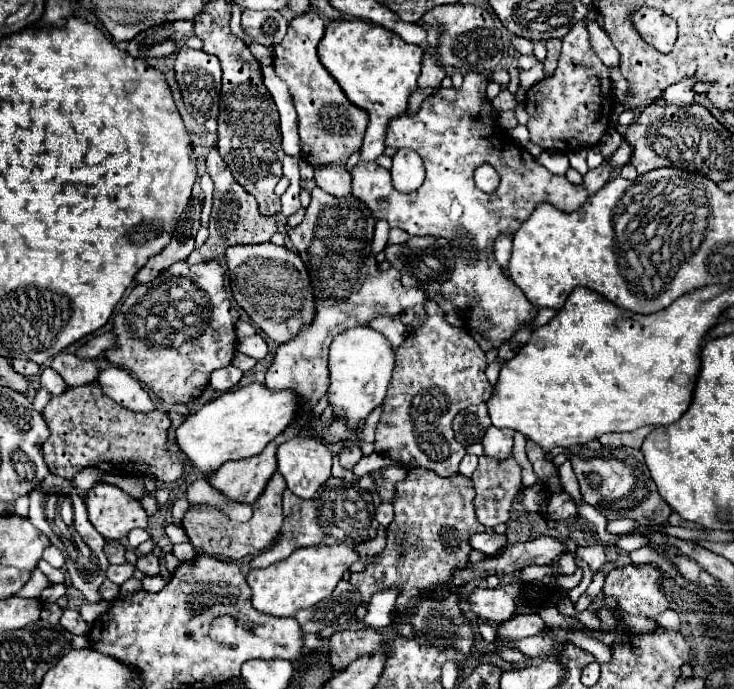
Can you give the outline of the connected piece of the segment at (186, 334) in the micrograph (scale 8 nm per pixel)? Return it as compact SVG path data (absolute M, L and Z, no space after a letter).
M186 261L174 263L162 271L152 283L132 287L130 295L118 307L116 317L116 345L106 351L106 359L122 369L128 369L140 383L144 383L156 397L166 403L188 403L198 399L210 383L212 371L228 367L238 347L234 333L238 311L230 303L224 289L224 269L218 261L204 261L188 265Z

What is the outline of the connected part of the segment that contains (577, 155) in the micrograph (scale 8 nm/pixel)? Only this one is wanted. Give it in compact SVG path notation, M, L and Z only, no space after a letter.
M586 149L572 151L568 157L570 157L570 167L574 167L580 175L584 175L588 171L588 165L586 165Z

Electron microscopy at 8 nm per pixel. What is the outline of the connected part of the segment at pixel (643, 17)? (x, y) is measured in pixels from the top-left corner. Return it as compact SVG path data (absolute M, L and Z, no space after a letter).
M640 7L632 16L634 28L649 44L654 45L660 53L672 51L676 37L676 21L660 9Z

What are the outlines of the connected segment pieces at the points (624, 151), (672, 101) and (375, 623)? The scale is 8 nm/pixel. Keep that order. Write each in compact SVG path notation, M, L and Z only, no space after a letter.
M622 143L622 147L618 147L616 153L614 153L608 161L612 161L612 167L614 167L614 169L616 169L616 167L624 167L624 165L630 161L630 153L632 153L630 145L628 145L628 143Z
M682 79L680 83L668 87L662 95L664 105L676 105L676 107L688 107L694 103L694 91L692 87L696 85L696 79Z
M388 587L370 597L366 603L366 625L370 627L388 627L394 621L396 599L400 595L400 587Z

